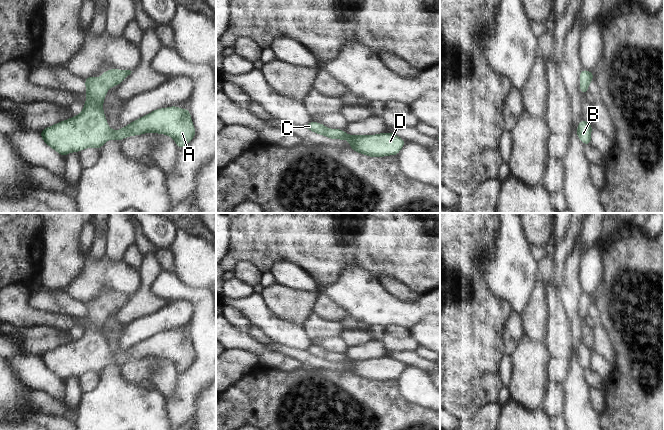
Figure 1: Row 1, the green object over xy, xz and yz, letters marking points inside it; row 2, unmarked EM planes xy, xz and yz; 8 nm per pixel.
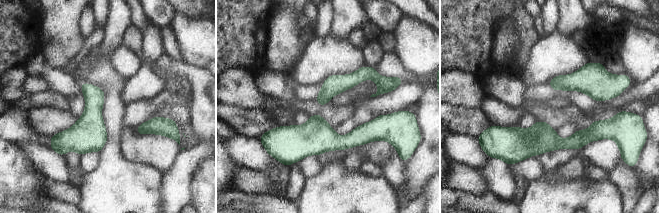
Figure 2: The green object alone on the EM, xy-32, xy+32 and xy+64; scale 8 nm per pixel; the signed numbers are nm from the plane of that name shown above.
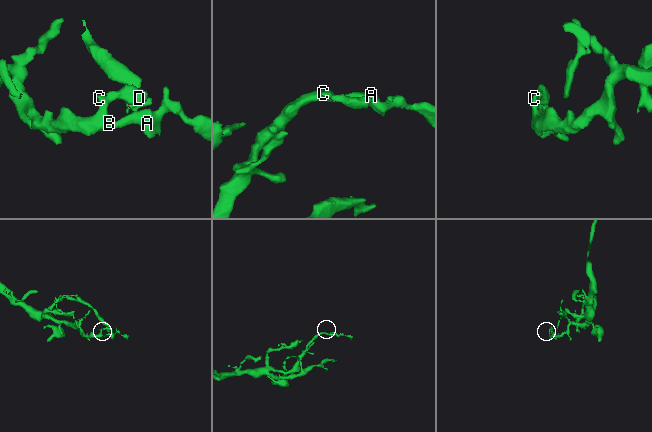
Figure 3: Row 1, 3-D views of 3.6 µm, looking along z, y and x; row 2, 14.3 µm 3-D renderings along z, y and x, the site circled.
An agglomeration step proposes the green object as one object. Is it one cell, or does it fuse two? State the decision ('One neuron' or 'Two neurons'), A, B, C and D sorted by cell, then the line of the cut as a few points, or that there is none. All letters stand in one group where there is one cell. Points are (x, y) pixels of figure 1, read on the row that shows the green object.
One neuron. Groups: A B C D. No split

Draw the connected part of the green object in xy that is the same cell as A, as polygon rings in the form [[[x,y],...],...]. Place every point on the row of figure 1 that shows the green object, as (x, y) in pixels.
[[[111,69],[102,73],[101,79],[85,78],[87,100],[82,112],[43,129],[40,135],[44,142],[63,157],[88,147],[100,149],[108,139],[120,142],[125,137],[147,132],[167,134],[175,140],[177,148],[185,147],[195,136],[188,108],[181,110],[173,106],[156,109],[118,131],[108,127],[103,113],[105,95],[110,87],[119,85],[131,72]]]

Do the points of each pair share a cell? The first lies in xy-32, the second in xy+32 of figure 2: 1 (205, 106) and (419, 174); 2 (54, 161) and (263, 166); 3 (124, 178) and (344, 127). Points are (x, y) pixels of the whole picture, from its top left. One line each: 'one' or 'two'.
1: one
2: one
3: two

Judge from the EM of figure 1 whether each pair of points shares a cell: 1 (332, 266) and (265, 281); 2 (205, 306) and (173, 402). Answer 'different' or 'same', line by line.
1: different
2: same

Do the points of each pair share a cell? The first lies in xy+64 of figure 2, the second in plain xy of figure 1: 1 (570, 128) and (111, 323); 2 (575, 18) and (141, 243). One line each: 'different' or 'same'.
1: different
2: different

